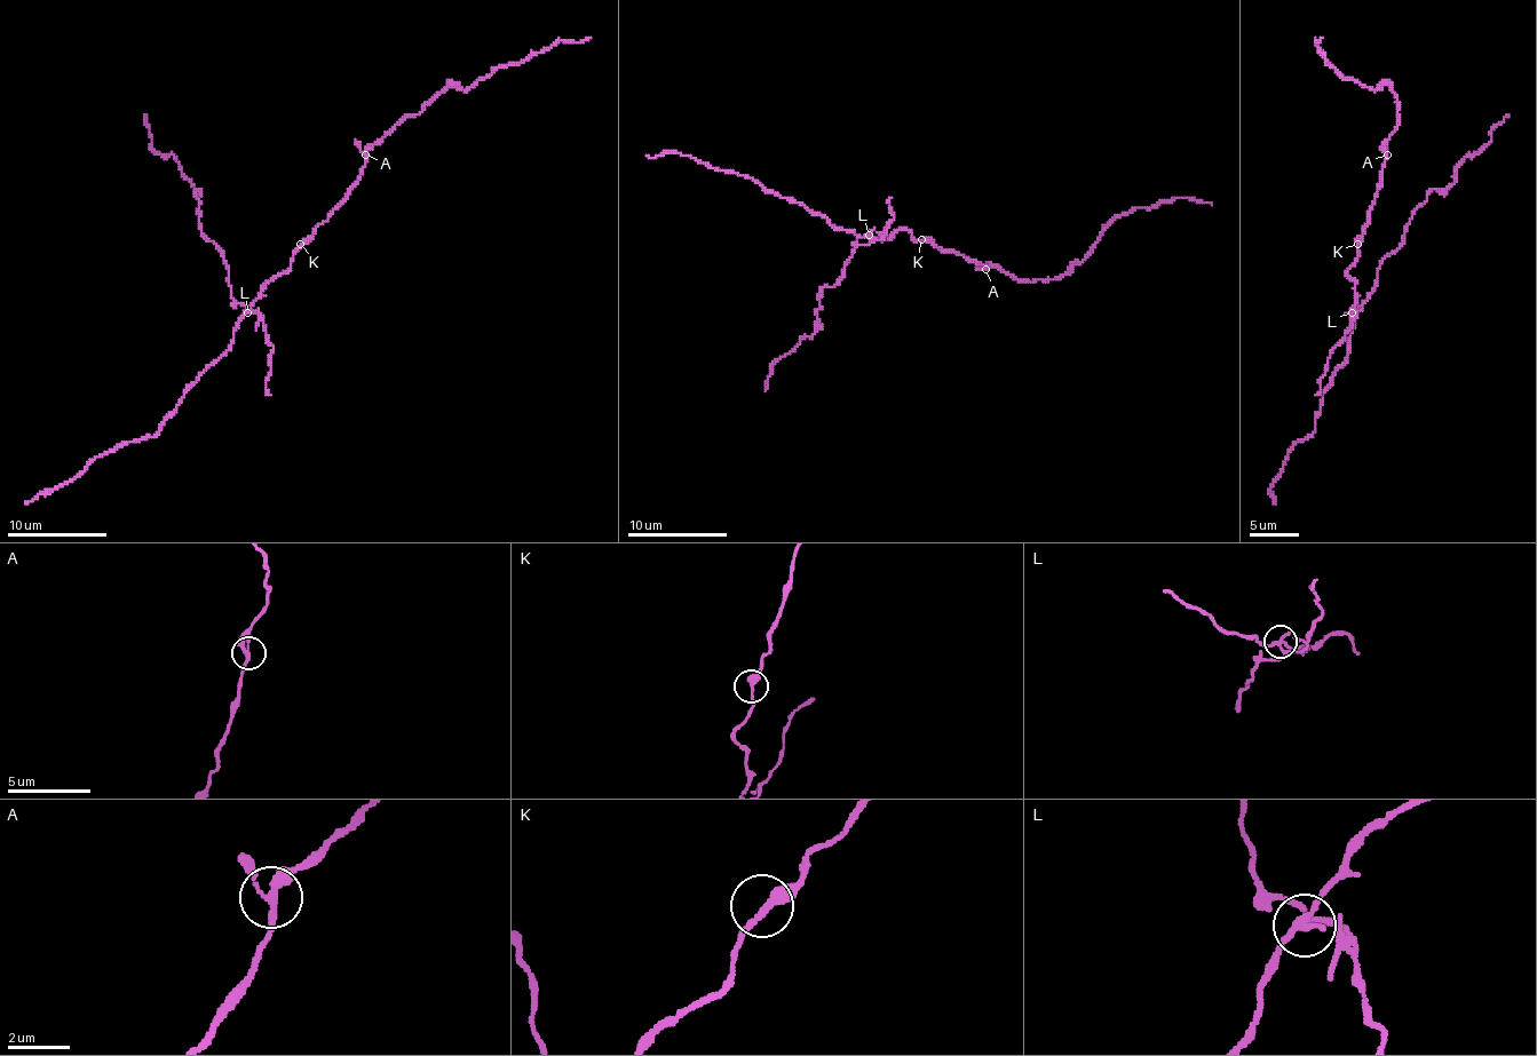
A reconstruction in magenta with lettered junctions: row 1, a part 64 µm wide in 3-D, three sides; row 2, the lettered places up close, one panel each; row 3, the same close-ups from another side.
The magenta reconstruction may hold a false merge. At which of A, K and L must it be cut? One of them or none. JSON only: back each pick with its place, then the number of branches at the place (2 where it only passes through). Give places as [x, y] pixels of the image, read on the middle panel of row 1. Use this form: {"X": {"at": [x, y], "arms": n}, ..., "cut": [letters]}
{"L": {"at": [869, 235], "arms": 4}, "cut": ["L"]}

